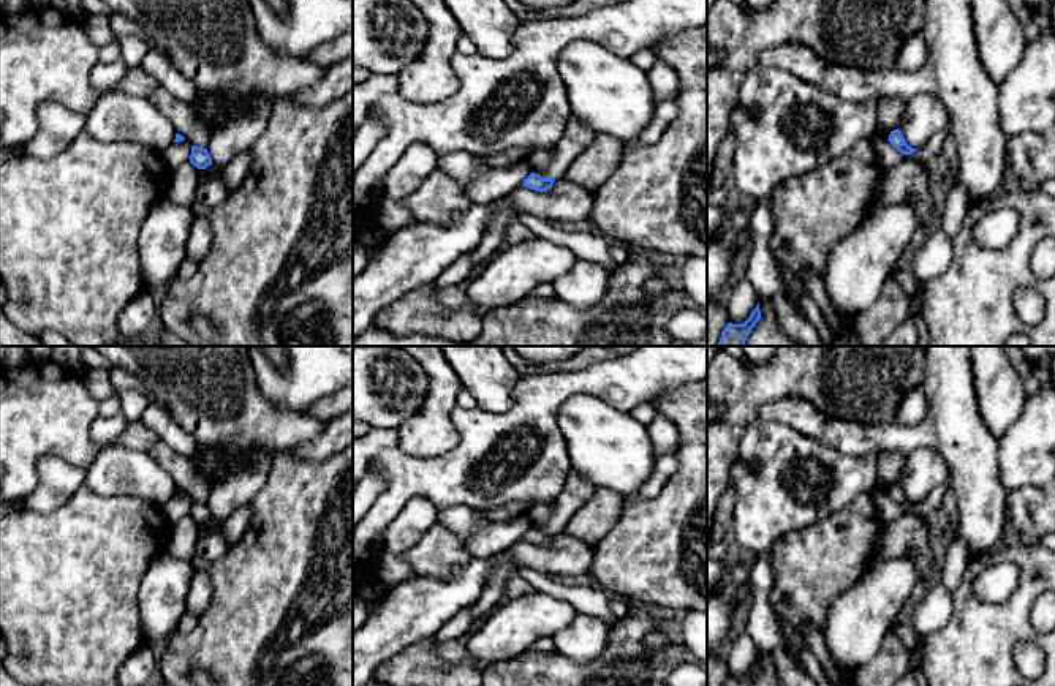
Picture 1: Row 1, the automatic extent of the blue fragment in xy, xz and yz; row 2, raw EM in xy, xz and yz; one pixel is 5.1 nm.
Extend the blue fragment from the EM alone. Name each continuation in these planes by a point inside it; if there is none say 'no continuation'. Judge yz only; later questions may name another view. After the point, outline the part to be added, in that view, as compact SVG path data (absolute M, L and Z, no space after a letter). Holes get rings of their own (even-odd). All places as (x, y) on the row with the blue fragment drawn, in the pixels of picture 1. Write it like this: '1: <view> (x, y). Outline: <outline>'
no continuation

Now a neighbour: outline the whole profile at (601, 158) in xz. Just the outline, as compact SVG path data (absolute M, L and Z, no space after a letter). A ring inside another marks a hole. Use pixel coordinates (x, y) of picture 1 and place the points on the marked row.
M604 134L566 168L563 179L588 191L599 188L622 163L622 142Z

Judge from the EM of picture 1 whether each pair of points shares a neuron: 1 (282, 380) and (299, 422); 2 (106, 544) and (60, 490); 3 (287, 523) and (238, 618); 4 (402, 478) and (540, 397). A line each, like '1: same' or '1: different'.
1: different
2: different
3: same
4: same

